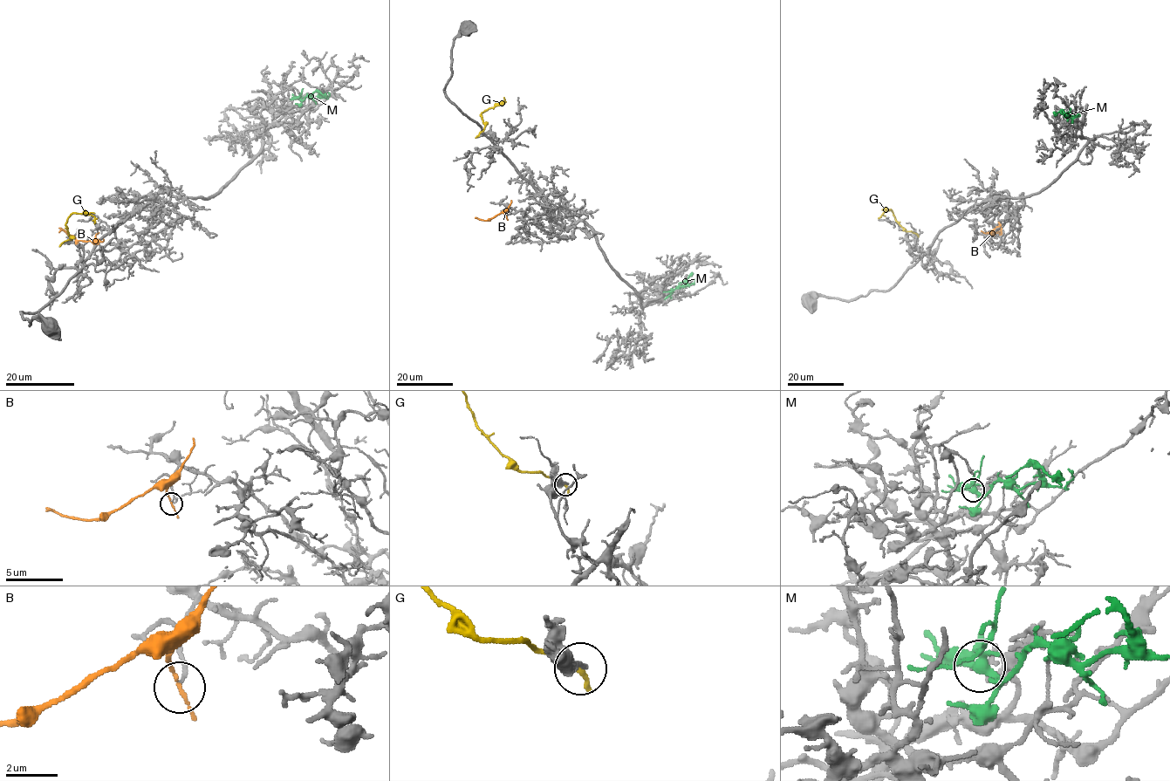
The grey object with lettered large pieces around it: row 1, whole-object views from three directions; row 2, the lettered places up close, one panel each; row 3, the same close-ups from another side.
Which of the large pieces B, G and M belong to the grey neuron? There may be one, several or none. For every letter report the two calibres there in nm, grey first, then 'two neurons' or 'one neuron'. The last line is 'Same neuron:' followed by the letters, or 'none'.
B: 100/120 nm | one neuron
G: 160/280 nm | two neurons
M: 190/320 nm | two neurons
Same neuron: B

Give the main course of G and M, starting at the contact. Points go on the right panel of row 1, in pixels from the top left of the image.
G: (917, 235), (906, 231), (891, 210), (884, 211), (878, 218)
M: (1075, 117), (1071, 118), (1063, 112), (1053, 112)

